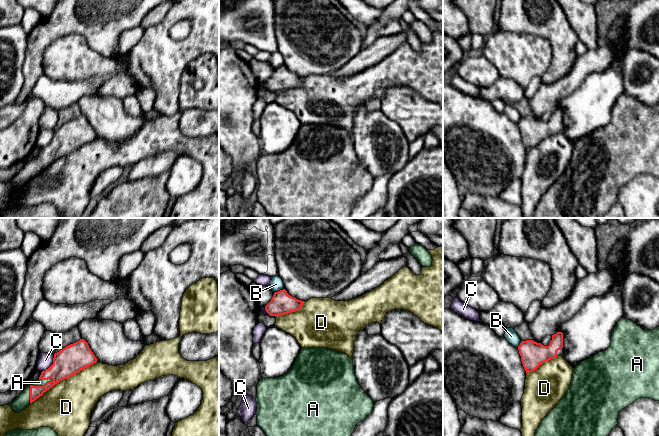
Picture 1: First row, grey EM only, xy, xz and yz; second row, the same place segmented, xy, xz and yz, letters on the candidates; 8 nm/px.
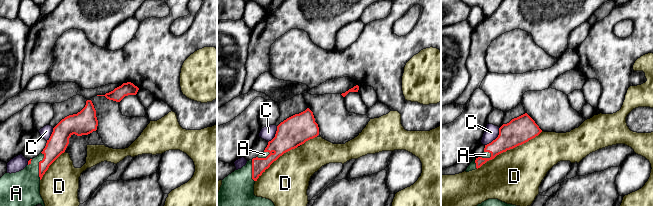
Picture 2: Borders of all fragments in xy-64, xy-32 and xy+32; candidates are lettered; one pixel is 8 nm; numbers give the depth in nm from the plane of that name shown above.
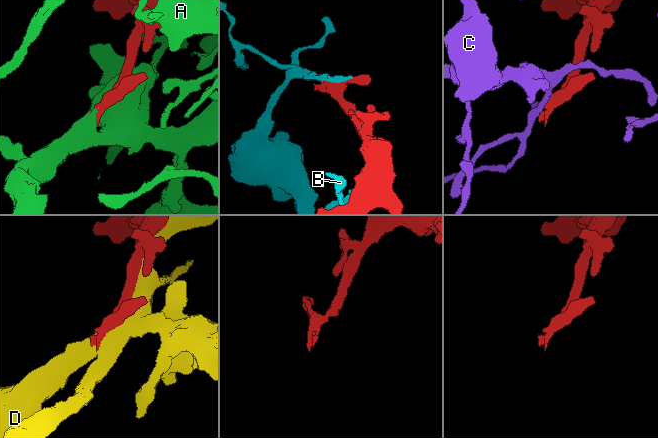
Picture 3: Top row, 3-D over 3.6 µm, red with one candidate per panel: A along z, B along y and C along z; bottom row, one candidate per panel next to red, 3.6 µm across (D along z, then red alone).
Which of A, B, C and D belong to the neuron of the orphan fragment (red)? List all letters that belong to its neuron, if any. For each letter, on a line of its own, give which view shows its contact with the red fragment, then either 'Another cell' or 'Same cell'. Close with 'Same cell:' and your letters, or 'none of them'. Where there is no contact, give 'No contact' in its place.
A: Touches red in xy. Same cell
B: Touches red in xz. Another cell
C: Touches red in xy. Another cell
D: Touches red in xy. Another cell
Same cell: A

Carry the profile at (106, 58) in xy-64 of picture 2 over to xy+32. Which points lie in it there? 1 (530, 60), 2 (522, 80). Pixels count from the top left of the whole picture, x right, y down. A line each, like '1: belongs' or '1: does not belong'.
1: belongs
2: does not belong

